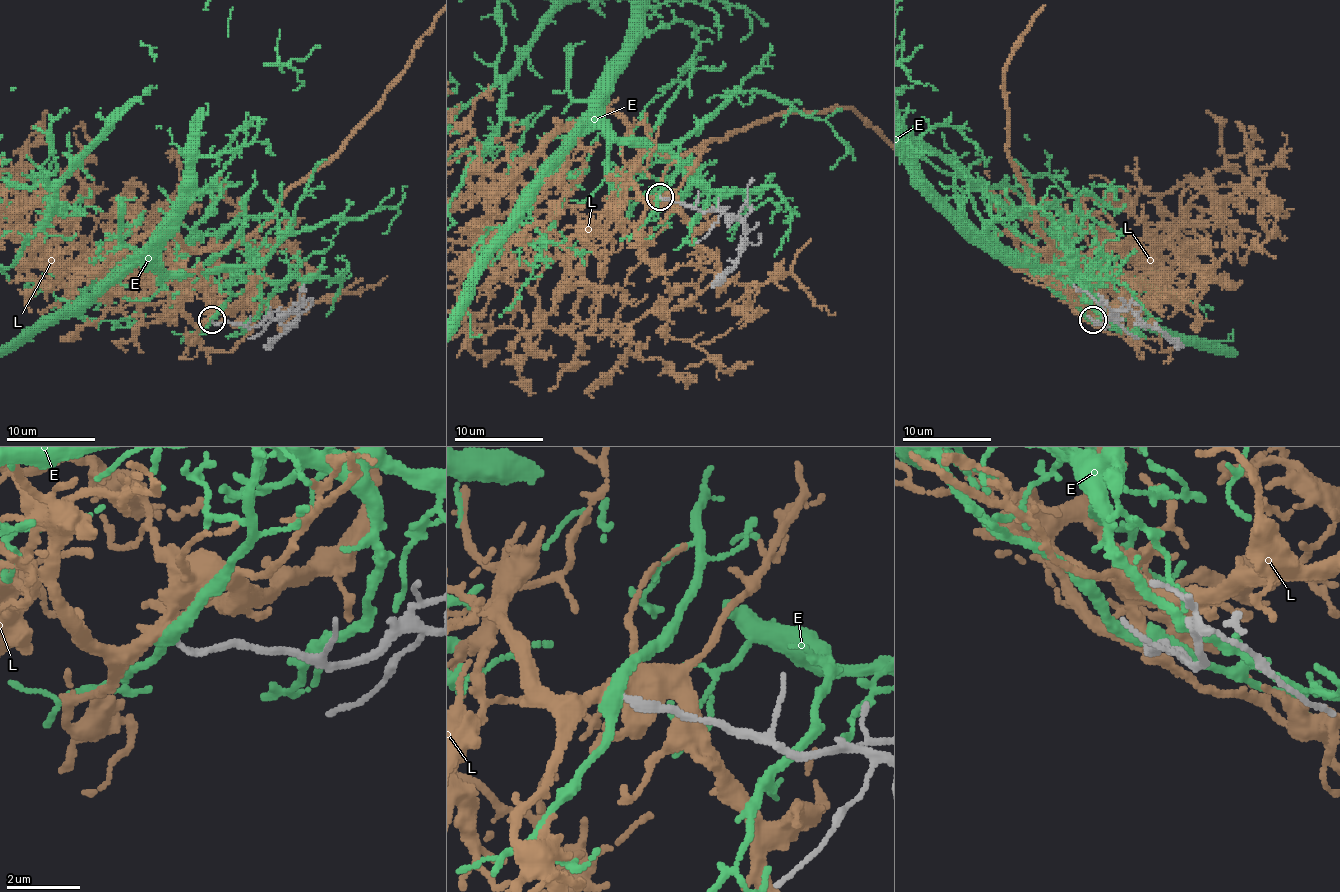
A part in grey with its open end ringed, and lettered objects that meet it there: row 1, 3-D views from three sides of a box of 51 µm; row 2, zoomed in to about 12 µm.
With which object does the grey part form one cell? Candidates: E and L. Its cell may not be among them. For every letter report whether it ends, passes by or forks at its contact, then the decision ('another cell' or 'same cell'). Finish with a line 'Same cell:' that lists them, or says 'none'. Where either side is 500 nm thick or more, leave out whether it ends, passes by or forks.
E: it passes by; another cell
L: it passes by; same cell
Same cell: L

